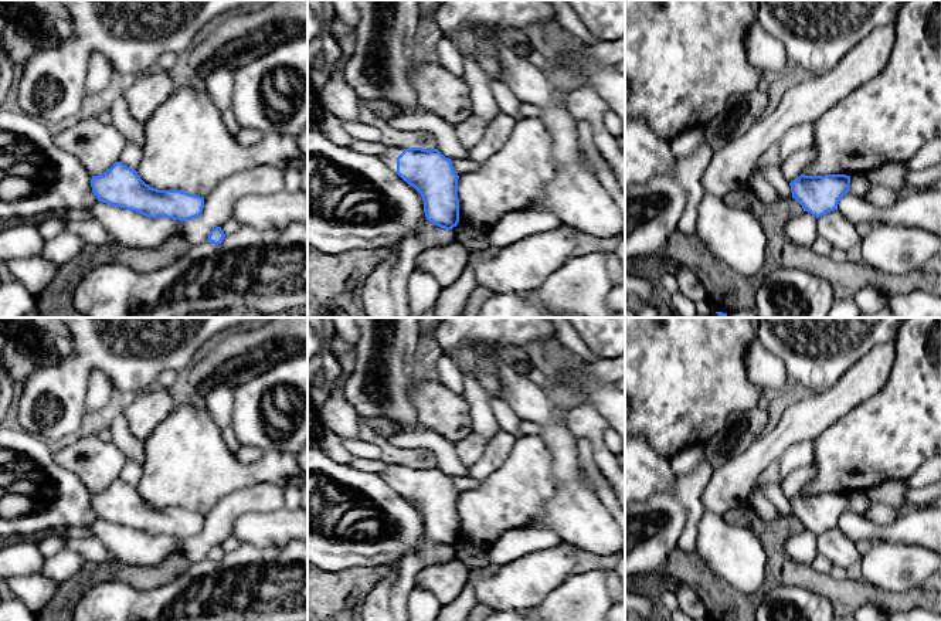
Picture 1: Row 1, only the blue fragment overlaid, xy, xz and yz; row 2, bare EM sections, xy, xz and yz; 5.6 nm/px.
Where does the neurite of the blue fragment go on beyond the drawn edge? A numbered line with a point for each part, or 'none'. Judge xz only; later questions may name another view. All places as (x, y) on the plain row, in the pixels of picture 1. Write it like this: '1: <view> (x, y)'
1: xz (393, 470)

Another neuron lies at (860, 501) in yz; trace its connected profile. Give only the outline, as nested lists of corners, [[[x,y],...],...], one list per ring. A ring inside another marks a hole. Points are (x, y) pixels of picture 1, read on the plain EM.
[[[857,491],[850,493],[850,500],[853,502],[853,510],[856,515],[863,515],[869,505],[872,503],[866,491]]]

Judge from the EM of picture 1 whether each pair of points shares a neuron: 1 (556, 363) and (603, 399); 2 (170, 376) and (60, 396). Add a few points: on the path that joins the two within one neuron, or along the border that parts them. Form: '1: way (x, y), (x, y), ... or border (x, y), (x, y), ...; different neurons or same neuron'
1: way (567, 373), (577, 383), (591, 390); same neuron
2: border (176, 372), (163, 372), (156, 384); different neurons

